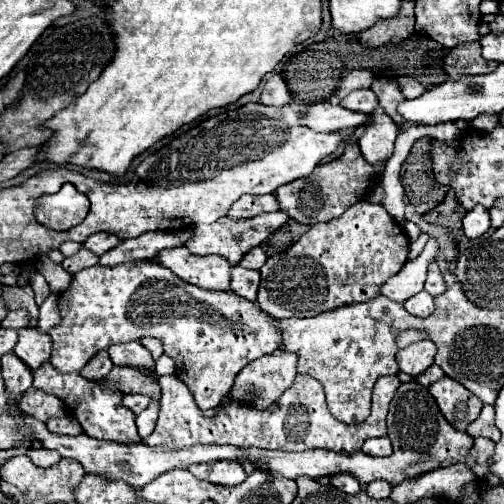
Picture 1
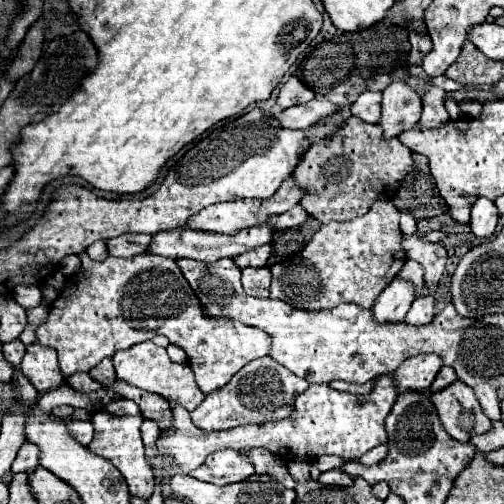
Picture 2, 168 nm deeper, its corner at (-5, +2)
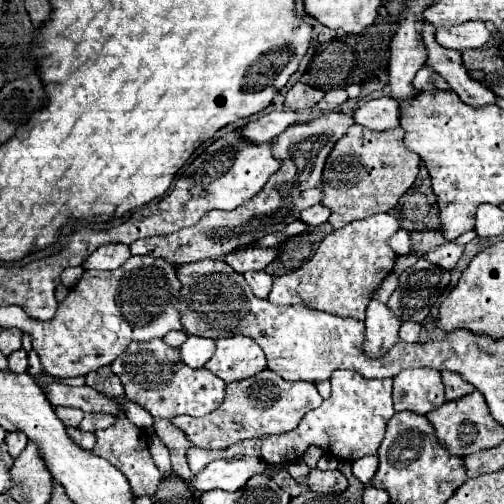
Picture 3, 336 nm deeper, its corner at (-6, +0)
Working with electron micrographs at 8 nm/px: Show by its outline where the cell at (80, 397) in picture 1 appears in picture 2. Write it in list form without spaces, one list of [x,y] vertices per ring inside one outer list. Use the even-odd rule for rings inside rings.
[[[96,412],[92,416],[92,424],[94,424],[94,440],[90,442],[90,450],[102,458],[108,458],[126,478],[128,486],[130,486],[130,494],[132,496],[140,496],[140,498],[150,498],[154,492],[154,474],[150,464],[146,462],[144,456],[144,444],[140,438],[140,424],[142,424],[142,416],[112,416],[106,412]]]

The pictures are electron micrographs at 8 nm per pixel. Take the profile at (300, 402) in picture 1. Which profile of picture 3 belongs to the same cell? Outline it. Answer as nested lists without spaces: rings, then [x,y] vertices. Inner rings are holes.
[[[335,372],[331,376],[331,396],[323,400],[323,404],[315,410],[309,410],[299,426],[285,434],[275,436],[259,436],[241,440],[233,446],[227,446],[223,450],[207,450],[189,446],[187,448],[187,462],[191,472],[203,470],[211,460],[217,458],[231,458],[231,456],[257,456],[265,460],[267,464],[289,464],[299,460],[309,446],[323,448],[327,454],[353,462],[357,458],[363,458],[367,454],[377,454],[379,444],[385,436],[385,424],[395,414],[393,402],[391,402],[391,378],[385,380],[363,380],[357,372]]]

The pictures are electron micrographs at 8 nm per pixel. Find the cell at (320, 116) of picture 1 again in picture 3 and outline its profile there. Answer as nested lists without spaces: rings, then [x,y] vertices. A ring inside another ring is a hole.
[[[273,110],[269,114],[263,114],[257,120],[251,120],[243,128],[243,136],[253,142],[271,142],[281,132],[285,132],[289,126],[297,124],[299,112],[293,110]]]

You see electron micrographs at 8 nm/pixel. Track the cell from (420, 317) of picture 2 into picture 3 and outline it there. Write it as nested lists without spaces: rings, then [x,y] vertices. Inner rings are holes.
[[[407,320],[407,322],[401,324],[399,338],[401,338],[403,342],[417,342],[419,332],[421,332],[421,324],[419,324],[419,322],[413,322],[413,320]]]

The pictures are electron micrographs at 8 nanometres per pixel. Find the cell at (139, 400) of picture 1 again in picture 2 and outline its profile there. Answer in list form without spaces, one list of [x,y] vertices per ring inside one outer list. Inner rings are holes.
[[[126,398],[110,402],[108,406],[104,406],[104,410],[108,414],[114,414],[114,416],[138,416],[140,414],[140,408],[136,406],[136,402],[126,400]]]

